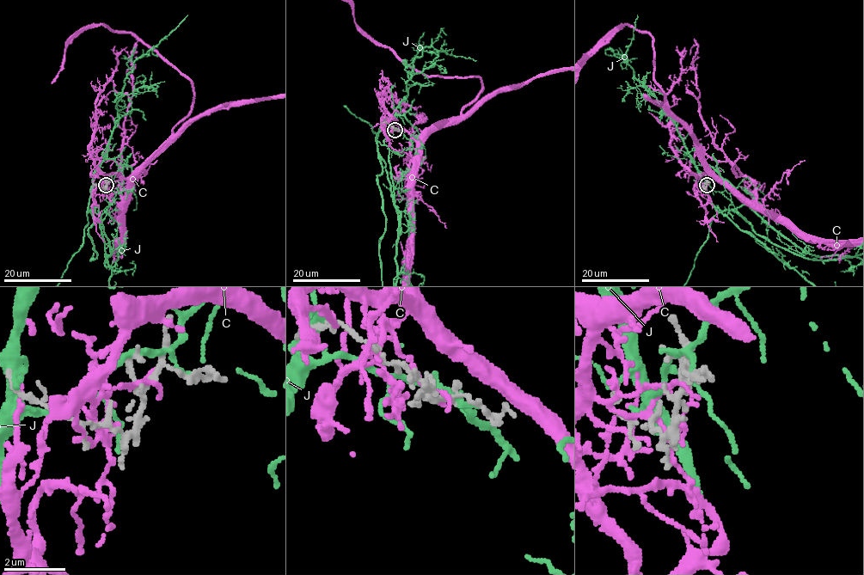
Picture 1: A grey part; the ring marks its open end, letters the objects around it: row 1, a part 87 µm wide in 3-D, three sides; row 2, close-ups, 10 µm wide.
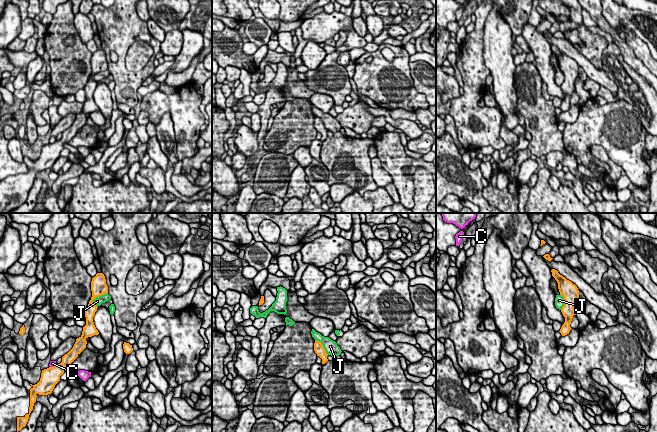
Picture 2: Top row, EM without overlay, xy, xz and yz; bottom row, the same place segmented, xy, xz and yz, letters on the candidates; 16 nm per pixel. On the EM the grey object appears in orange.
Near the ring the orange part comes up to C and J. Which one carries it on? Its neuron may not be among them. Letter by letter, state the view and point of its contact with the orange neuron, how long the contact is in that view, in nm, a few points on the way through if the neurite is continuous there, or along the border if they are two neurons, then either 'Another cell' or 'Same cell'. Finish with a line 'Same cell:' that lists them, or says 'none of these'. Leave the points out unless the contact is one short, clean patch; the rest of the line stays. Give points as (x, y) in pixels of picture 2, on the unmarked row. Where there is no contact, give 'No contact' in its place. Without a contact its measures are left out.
C: Touches orange at xy (52, 143). Shared border 110 nm. Boundary: xy (55, 140), (50, 143). Another cell
J: Touches orange at xy (98, 72). Shared border 320 nm. Another cell
Same cell: none of these

